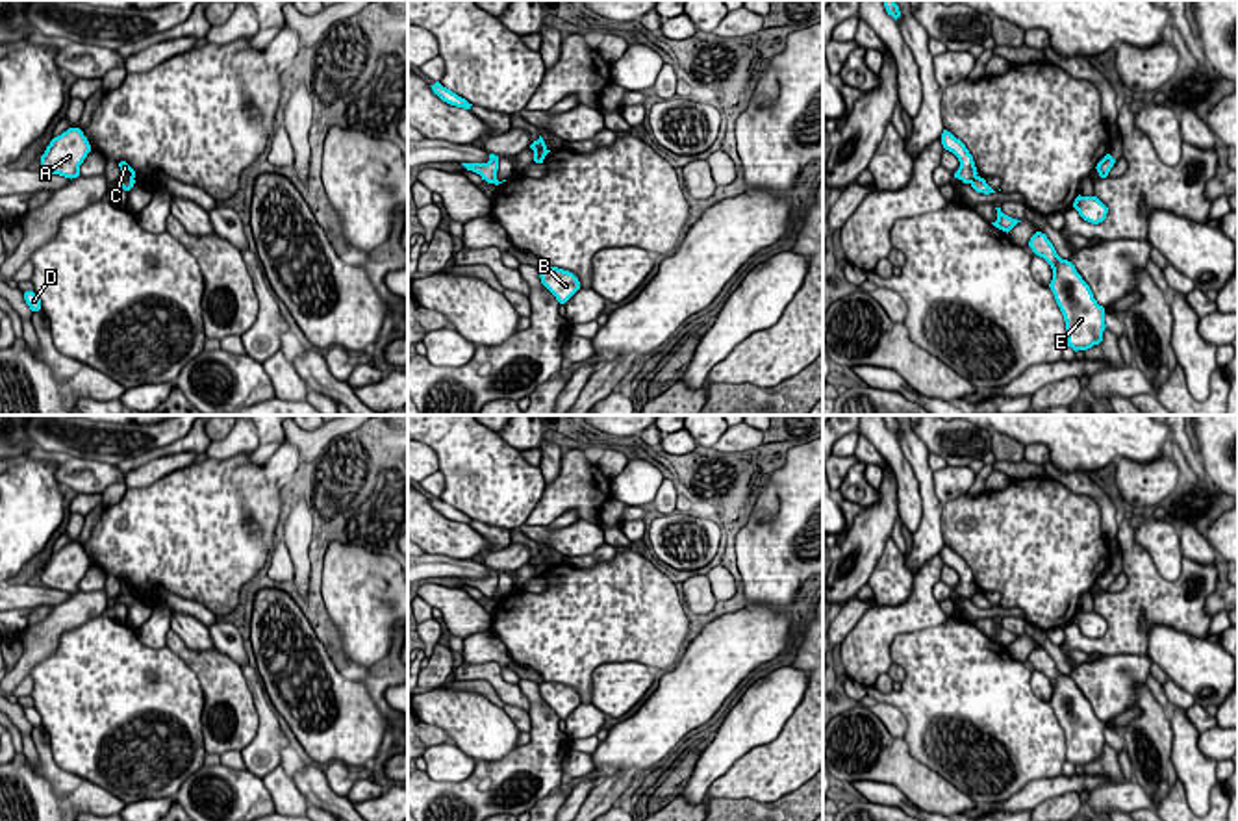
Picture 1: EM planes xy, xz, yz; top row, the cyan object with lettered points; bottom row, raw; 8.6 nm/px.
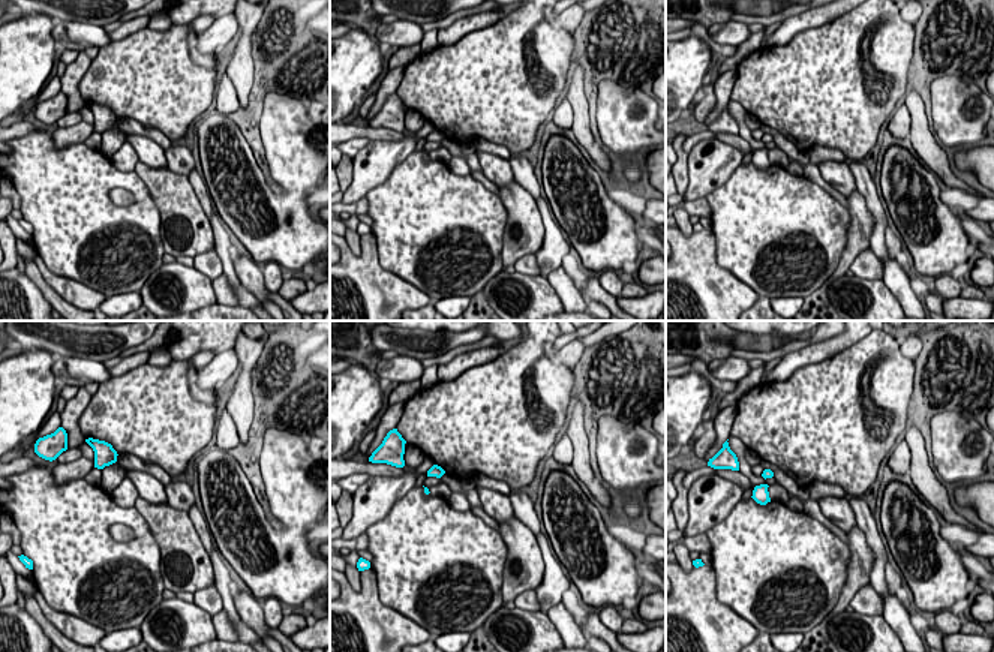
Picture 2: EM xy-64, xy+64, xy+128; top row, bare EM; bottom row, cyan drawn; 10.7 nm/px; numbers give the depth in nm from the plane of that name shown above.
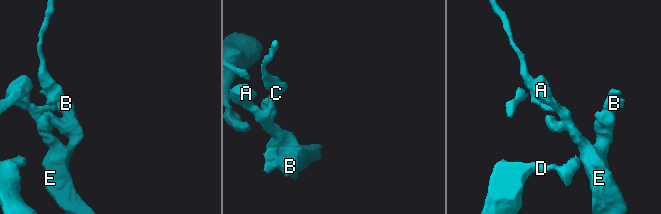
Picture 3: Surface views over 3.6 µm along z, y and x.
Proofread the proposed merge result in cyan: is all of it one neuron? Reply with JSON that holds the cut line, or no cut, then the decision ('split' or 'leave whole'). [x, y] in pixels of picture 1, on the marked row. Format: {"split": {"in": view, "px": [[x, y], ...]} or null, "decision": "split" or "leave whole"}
{"split": {"in": "yz", "px": [[977, 176], [970, 182]]}, "decision": "split"}

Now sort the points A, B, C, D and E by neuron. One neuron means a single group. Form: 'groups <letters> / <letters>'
groups A B D E / C

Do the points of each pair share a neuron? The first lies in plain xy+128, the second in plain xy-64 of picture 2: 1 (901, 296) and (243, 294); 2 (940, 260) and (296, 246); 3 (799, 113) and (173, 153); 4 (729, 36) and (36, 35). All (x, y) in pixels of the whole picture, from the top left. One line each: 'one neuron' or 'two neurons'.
1: two neurons
2: one neuron
3: two neurons
4: two neurons

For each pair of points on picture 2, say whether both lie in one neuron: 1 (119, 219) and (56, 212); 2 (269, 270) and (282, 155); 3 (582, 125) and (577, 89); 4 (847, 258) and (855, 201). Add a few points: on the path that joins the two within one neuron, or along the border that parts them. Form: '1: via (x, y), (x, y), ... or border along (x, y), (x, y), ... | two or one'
1: via (104, 219), (75, 219), (71, 215) | one
2: border along (261, 264), (276, 261), (281, 266) | two
3: via (580, 116), (577, 98) | one
4: via (855, 245), (858, 240), (858, 215) | one

